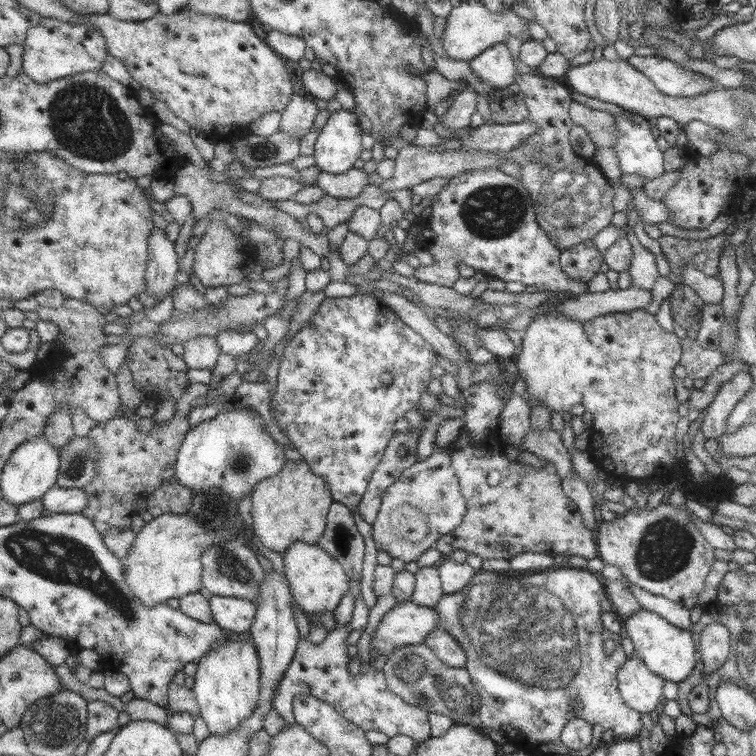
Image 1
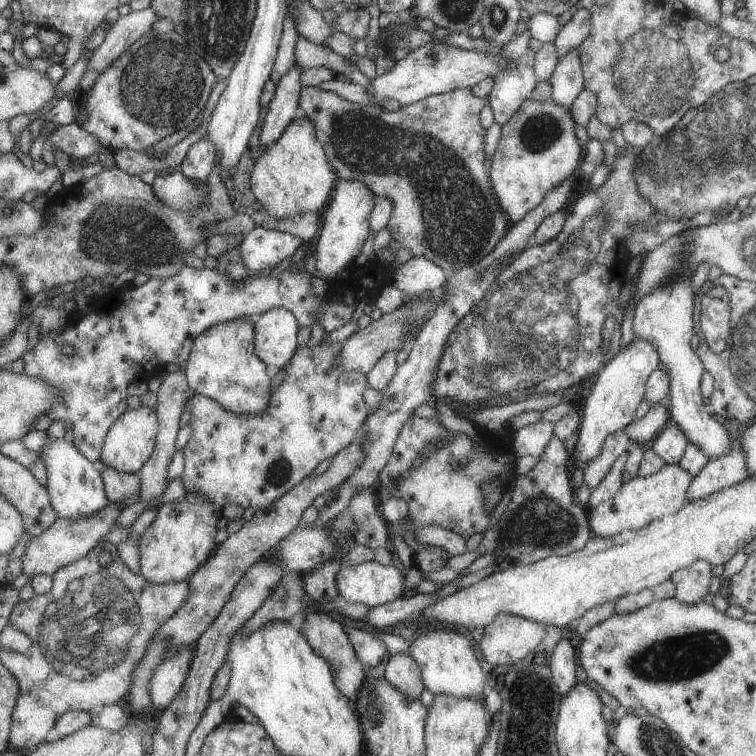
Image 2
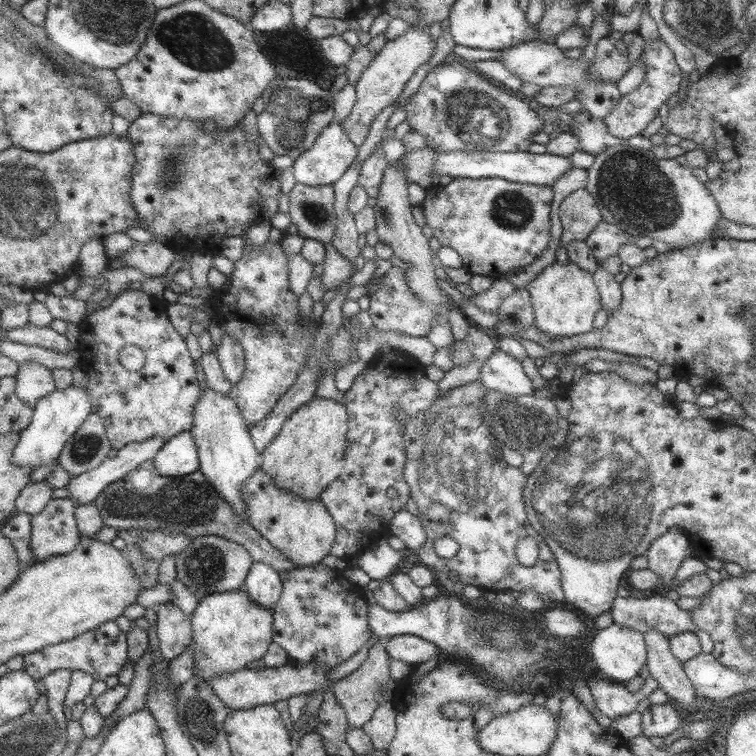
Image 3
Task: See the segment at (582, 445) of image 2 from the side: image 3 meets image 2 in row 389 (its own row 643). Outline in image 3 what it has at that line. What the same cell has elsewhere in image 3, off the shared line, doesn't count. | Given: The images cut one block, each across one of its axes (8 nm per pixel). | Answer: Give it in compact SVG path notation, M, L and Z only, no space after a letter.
M615 623L593 635L589 652L595 668L606 680L623 684L639 674L645 666L645 647L633 646L631 640L619 636Z

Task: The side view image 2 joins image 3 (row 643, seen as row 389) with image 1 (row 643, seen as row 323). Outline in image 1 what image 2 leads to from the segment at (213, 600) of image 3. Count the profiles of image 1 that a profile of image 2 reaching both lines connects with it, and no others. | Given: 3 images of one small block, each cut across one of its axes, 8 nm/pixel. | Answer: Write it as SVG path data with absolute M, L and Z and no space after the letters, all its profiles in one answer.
M223 640L211 646L207 653L199 658L193 676L193 688L196 702L198 703L199 716L204 720L207 732L210 734L227 734L239 726L251 712L259 699L259 658L256 648L249 644L249 640Z

